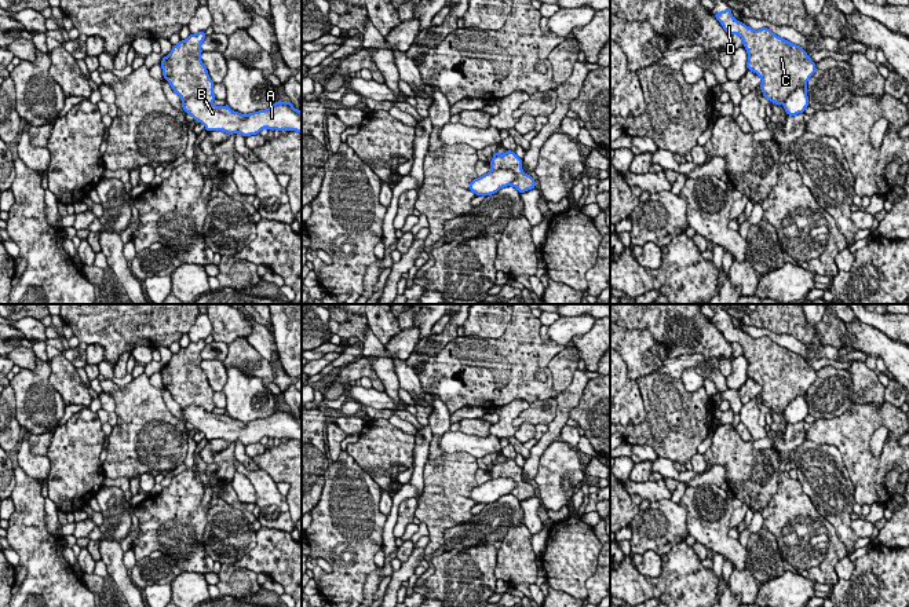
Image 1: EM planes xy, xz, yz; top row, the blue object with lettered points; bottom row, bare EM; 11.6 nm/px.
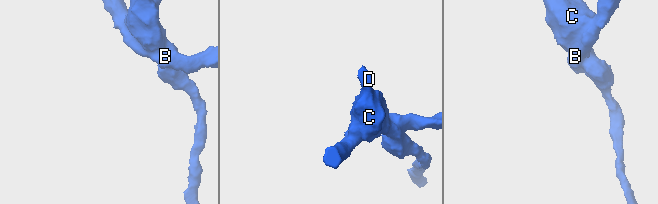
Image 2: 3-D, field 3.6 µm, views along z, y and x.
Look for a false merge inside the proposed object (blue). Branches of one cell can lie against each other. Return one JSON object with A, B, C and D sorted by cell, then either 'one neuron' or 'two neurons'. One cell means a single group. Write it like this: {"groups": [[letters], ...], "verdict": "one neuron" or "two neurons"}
{"groups": [["A", "B"], ["C", "D"]], "verdict": "two neurons"}

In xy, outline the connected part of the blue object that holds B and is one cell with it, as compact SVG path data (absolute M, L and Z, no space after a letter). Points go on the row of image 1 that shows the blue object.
M190 96L182 99L186 114L201 123L208 132L223 131L229 135L241 134L244 138L259 134L263 128L297 131L302 134L302 111L291 102L277 100L271 107L247 116L226 106L215 106L204 99Z

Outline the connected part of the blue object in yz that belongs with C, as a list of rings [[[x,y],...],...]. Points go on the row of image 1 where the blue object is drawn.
[[[730,7],[716,12],[715,18],[730,34],[738,34],[748,52],[748,70],[762,78],[763,96],[782,105],[785,99],[800,87],[804,87],[815,73],[815,63],[807,52],[767,28],[755,30],[738,22]]]

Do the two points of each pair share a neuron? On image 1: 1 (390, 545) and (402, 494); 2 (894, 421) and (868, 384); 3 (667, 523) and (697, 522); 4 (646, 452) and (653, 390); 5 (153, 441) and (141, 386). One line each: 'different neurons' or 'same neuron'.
1: same neuron
2: different neurons
3: different neurons
4: different neurons
5: same neuron

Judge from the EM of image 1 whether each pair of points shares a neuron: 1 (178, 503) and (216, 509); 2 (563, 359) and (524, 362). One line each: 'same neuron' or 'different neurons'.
1: different neurons
2: different neurons

